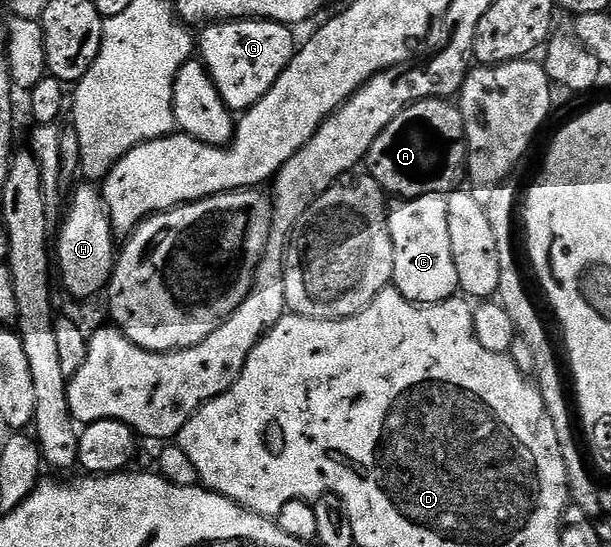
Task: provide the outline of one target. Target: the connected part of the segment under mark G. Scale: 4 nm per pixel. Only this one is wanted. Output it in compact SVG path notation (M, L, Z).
M226 19L200 28L199 59L209 71L217 92L234 113L244 113L271 89L295 54L295 42L288 26L274 19Z

